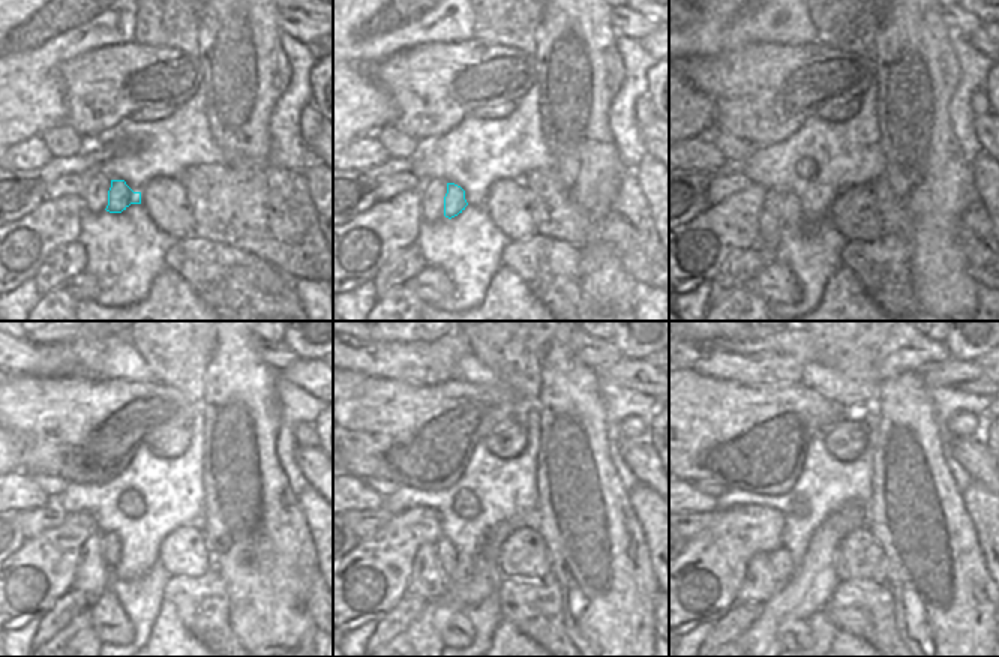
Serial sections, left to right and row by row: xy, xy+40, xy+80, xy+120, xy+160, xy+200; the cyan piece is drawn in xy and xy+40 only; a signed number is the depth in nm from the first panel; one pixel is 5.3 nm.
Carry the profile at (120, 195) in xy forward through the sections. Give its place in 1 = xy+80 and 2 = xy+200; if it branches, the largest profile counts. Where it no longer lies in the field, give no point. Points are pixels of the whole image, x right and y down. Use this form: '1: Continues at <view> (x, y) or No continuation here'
1: Continues at xy+80 (789, 206)
2: Continues at xy+200 (780, 558)

